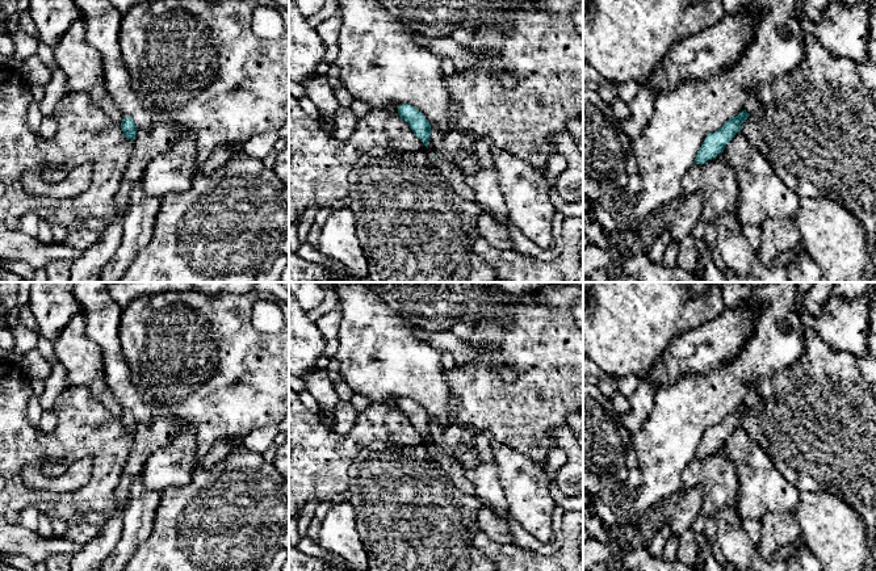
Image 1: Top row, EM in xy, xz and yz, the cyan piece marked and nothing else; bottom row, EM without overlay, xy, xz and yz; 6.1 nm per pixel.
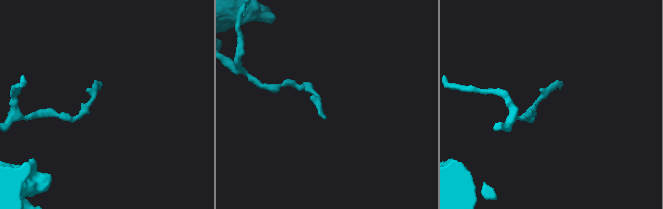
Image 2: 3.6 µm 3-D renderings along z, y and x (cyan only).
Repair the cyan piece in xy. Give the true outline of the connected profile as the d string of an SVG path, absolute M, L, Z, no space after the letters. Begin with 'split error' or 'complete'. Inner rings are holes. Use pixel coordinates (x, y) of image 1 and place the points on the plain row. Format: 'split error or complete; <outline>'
complete; M125 411L122 417L121 417L121 423L123 425L123 429L130 433L134 434L135 429L137 429L137 420L133 412L130 411Z

